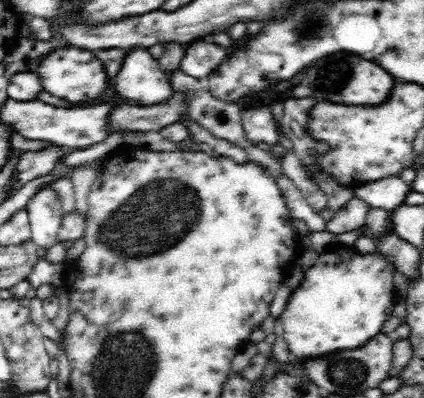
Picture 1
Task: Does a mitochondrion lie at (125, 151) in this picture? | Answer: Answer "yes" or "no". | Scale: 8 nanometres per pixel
no

